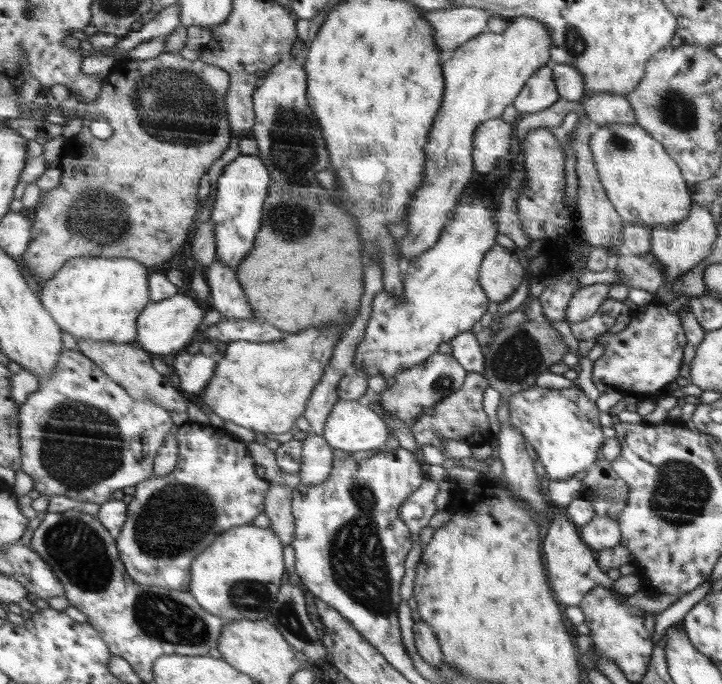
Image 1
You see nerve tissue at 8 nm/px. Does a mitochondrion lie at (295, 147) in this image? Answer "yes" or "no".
yes

